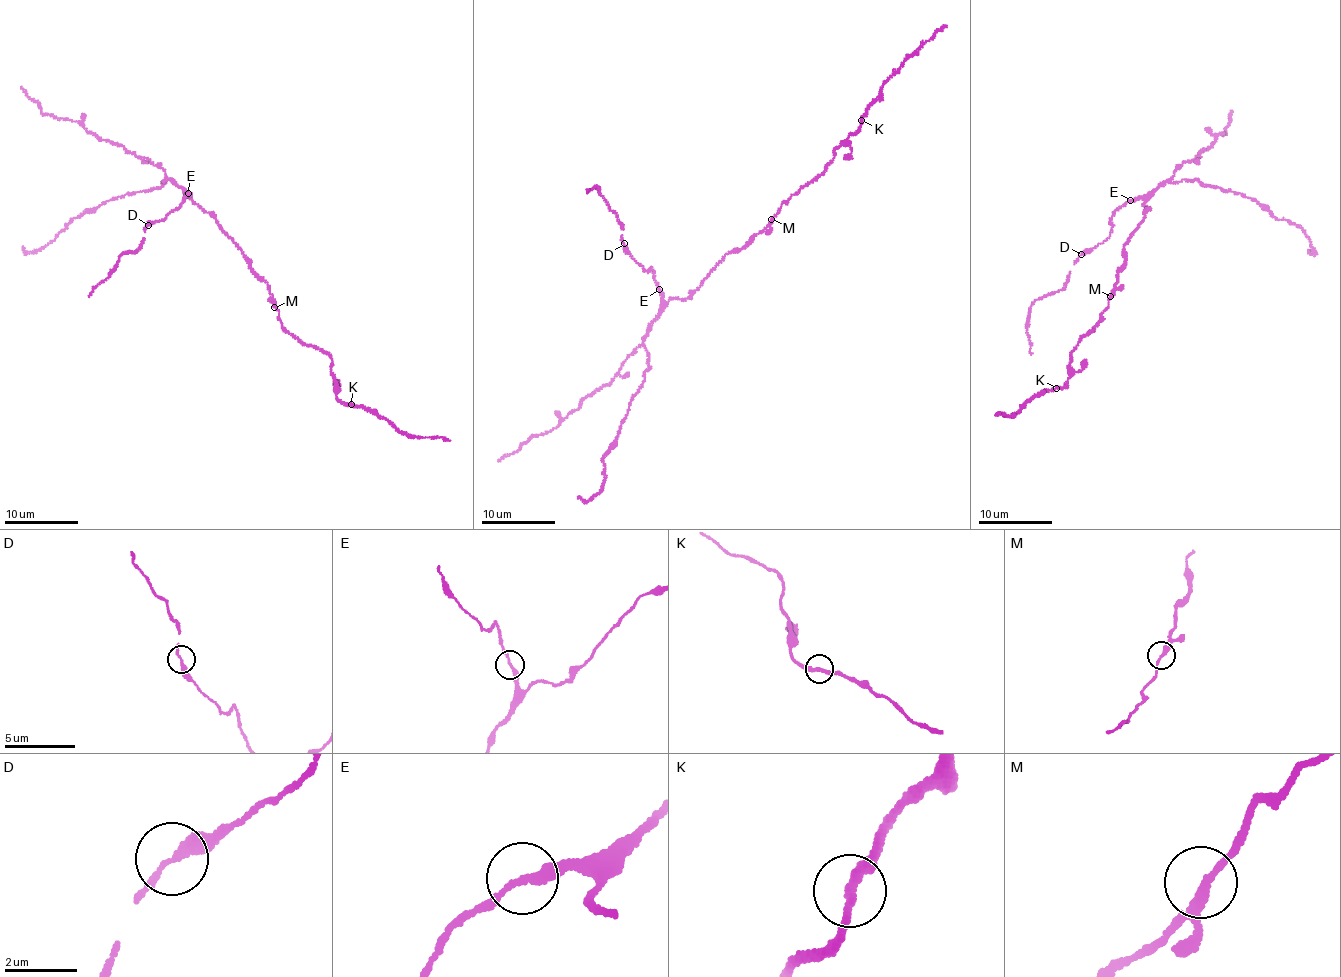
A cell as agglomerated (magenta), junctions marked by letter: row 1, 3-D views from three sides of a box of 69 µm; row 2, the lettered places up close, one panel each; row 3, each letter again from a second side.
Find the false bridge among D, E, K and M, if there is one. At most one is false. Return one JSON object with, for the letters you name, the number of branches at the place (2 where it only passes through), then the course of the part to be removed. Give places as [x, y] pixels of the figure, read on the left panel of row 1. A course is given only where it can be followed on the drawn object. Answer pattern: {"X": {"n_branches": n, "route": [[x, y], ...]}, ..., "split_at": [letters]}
{"split_at": []}

